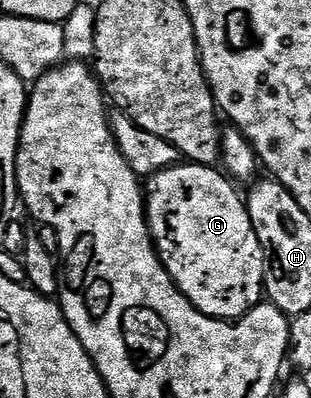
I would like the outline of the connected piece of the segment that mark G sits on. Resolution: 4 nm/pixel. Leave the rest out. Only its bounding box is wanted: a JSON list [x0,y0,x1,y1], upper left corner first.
[146,161,265,321]

